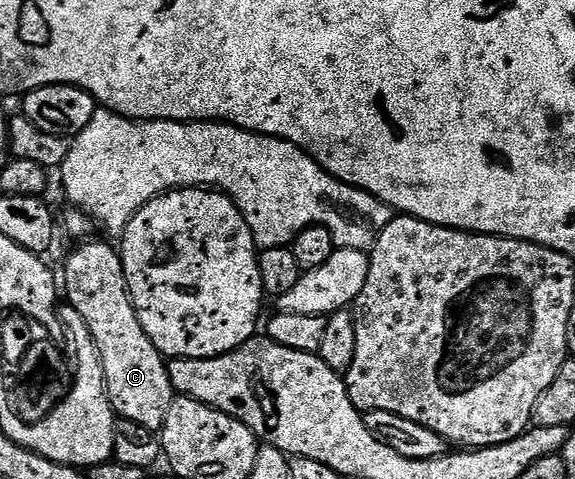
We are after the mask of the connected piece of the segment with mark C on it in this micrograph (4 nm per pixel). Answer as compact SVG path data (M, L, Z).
M96 239L77 243L80 245L69 254L64 264L62 288L68 291L70 308L82 314L98 344L109 400L117 417L159 433L174 399L168 366L154 342L150 342L146 330L142 330L142 322L138 322L119 251Z

